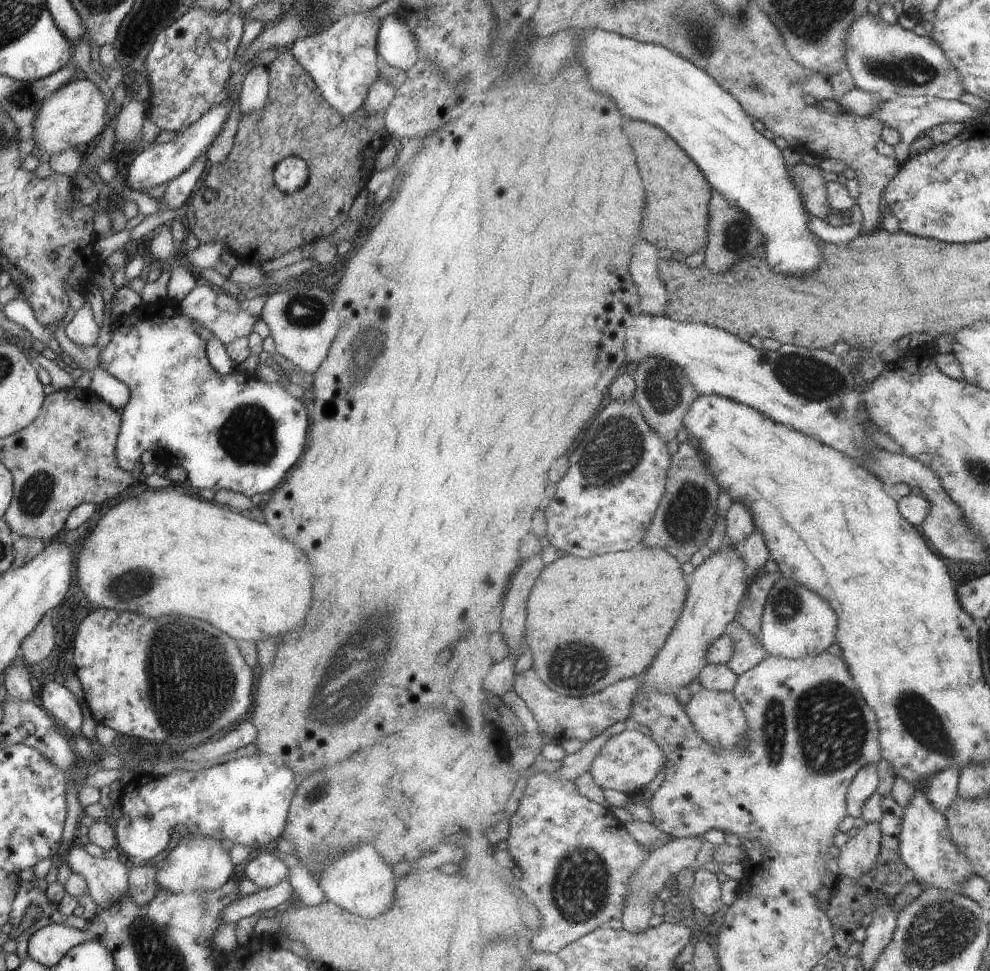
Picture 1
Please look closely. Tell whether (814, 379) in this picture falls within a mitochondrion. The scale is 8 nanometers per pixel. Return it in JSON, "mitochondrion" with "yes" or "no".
{"mitochondrion":"yes"}

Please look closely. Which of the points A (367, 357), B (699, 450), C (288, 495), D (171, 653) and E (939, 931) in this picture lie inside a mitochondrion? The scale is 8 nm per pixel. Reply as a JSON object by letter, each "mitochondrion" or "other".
{"A":"mitochondrion","B":"other","C":"other","D":"mitochondrion","E":"mitochondrion"}

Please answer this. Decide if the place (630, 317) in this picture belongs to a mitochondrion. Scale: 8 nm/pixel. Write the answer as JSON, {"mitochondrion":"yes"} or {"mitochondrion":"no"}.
{"mitochondrion":"no"}

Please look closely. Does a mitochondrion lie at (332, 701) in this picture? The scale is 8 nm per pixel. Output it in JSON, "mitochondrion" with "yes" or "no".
{"mitochondrion":"yes"}

